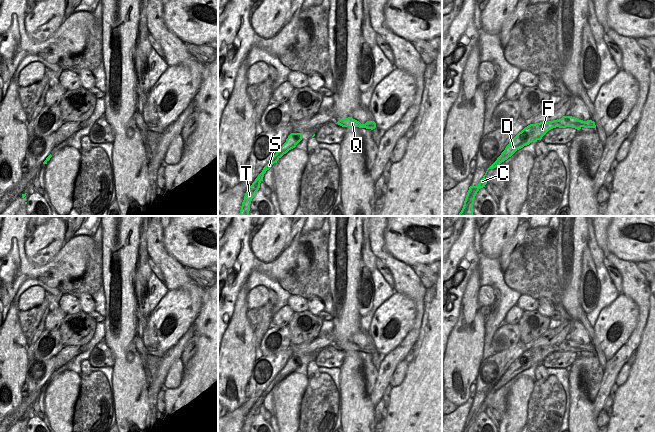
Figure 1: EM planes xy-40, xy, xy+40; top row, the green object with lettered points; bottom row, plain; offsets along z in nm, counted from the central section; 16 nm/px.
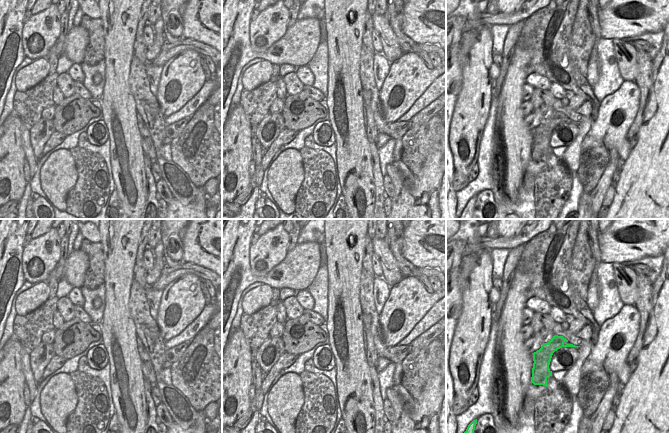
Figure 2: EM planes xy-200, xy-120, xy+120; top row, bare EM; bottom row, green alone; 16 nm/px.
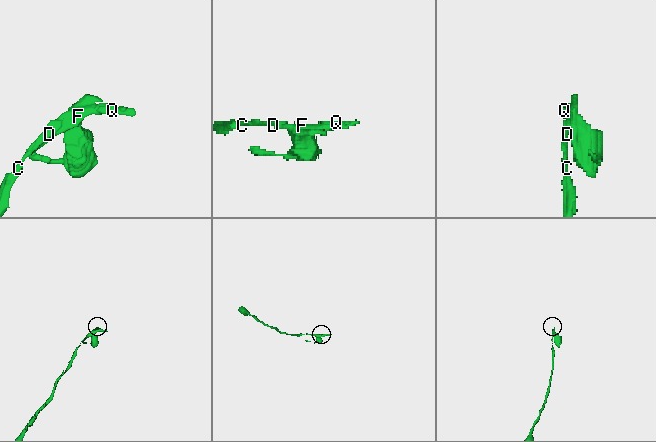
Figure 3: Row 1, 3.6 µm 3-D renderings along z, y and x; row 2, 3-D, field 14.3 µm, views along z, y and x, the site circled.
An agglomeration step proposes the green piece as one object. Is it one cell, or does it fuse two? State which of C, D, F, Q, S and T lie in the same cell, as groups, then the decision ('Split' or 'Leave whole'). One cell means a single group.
Groups: C T / D F Q S. Split

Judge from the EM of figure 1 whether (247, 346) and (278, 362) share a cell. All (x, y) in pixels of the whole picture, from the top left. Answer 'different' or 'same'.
different

